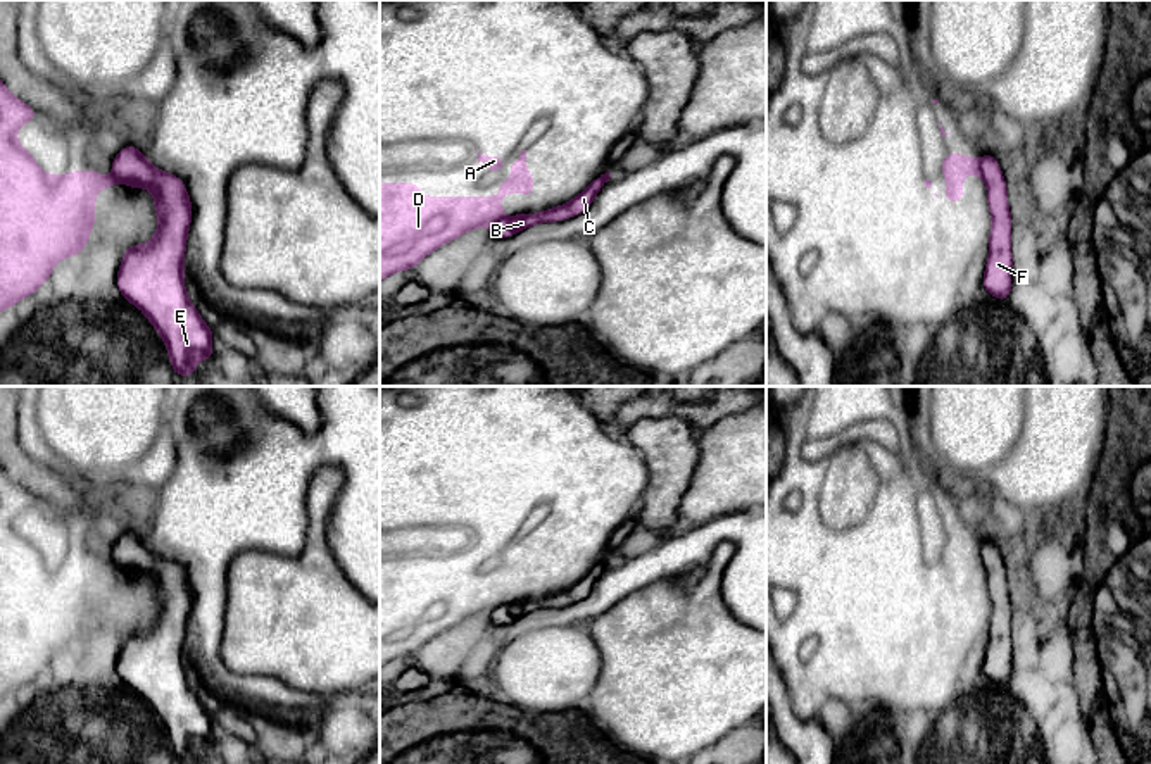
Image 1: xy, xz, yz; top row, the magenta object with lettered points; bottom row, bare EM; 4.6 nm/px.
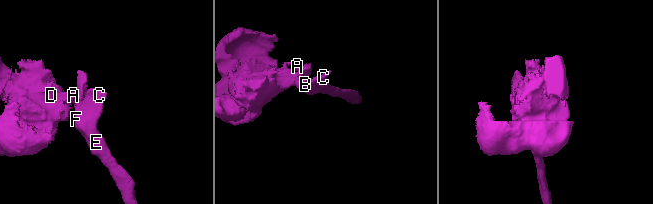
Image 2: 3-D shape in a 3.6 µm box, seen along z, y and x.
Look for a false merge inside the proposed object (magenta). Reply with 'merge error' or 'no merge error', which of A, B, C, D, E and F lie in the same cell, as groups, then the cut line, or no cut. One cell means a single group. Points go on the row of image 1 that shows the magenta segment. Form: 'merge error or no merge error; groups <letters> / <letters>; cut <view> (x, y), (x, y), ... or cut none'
merge error; groups A D / B C E F; cut xz (503, 216), (492, 226)

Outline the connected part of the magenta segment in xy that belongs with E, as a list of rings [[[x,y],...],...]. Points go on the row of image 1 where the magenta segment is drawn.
[[[135,145],[123,148],[112,160],[112,178],[131,190],[148,188],[159,217],[159,229],[150,241],[124,250],[117,288],[162,336],[176,376],[190,376],[198,359],[212,359],[214,338],[183,283],[190,193],[178,176],[154,167]]]

